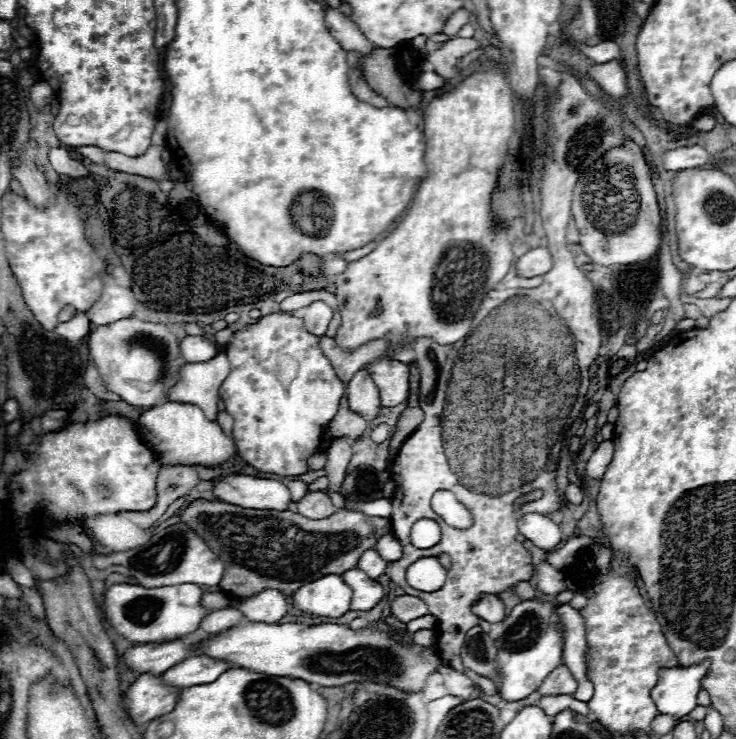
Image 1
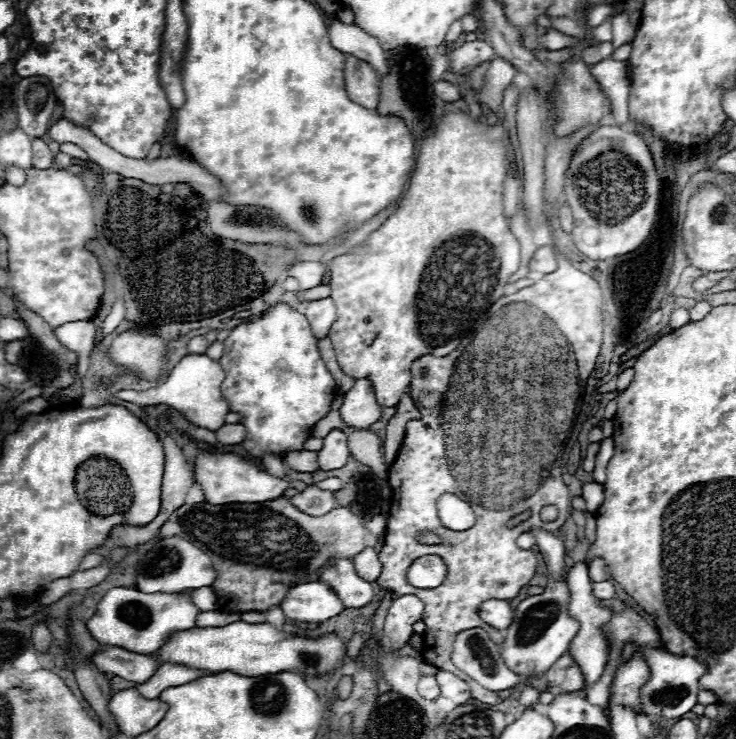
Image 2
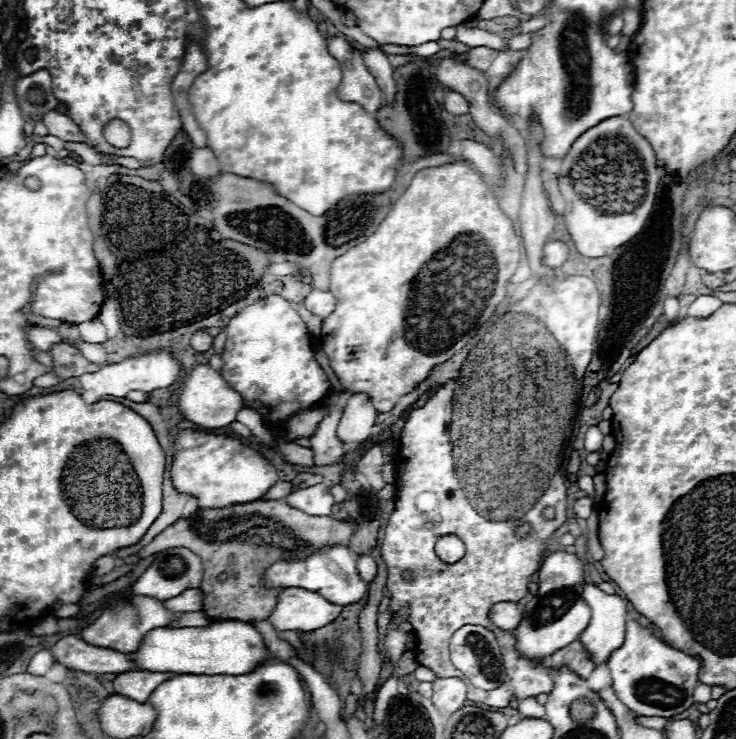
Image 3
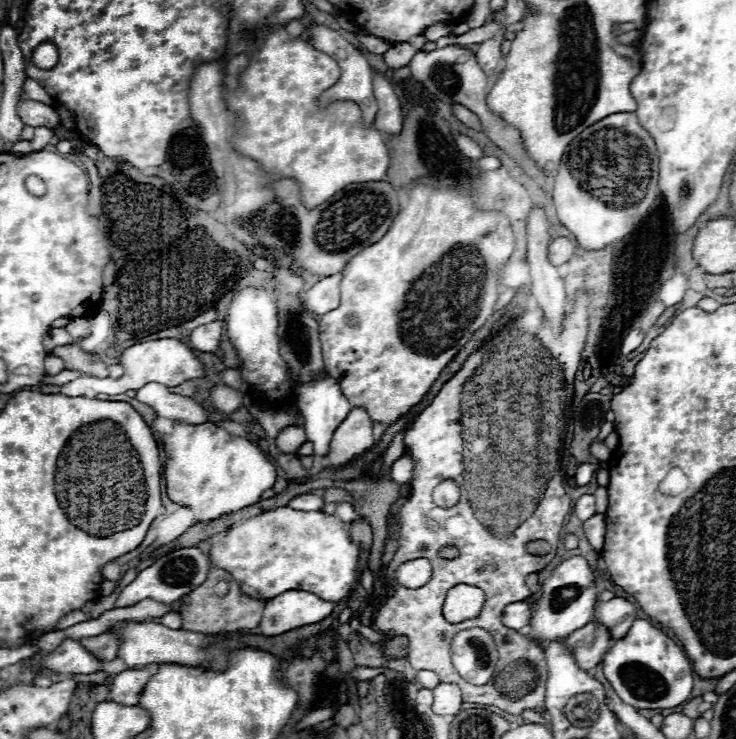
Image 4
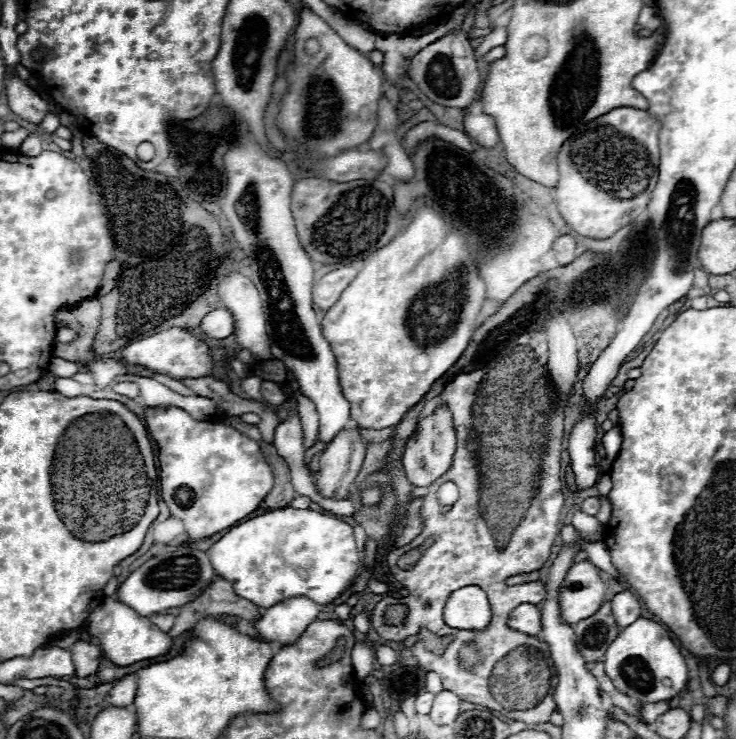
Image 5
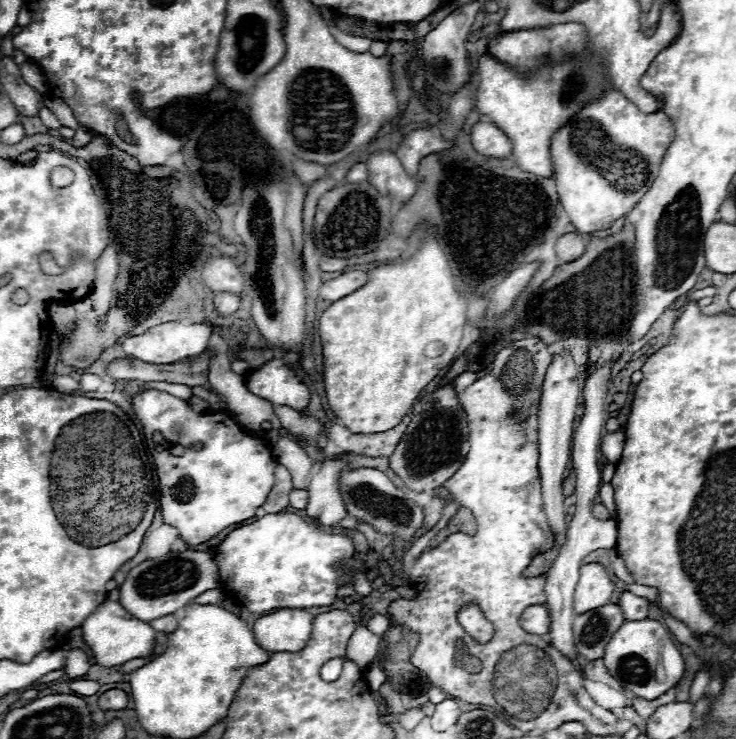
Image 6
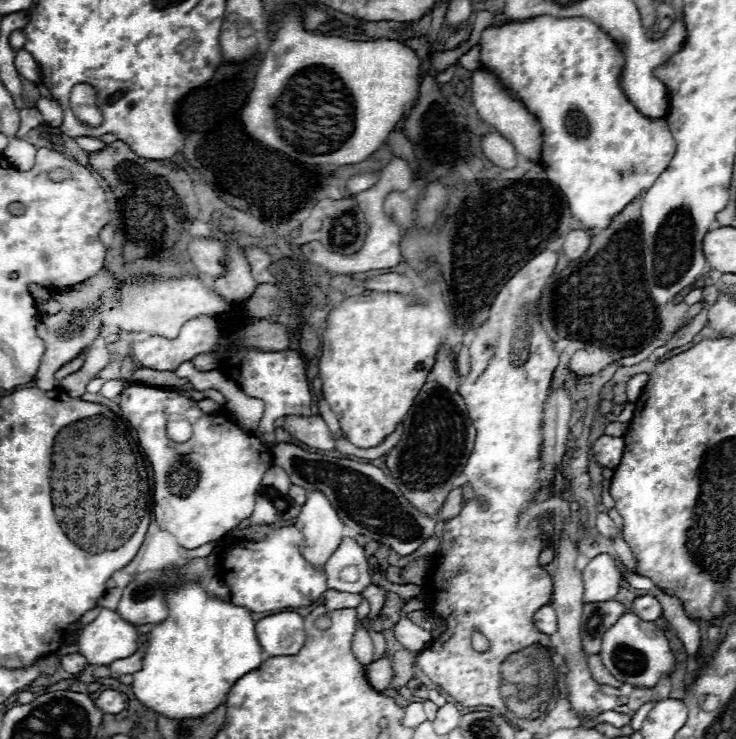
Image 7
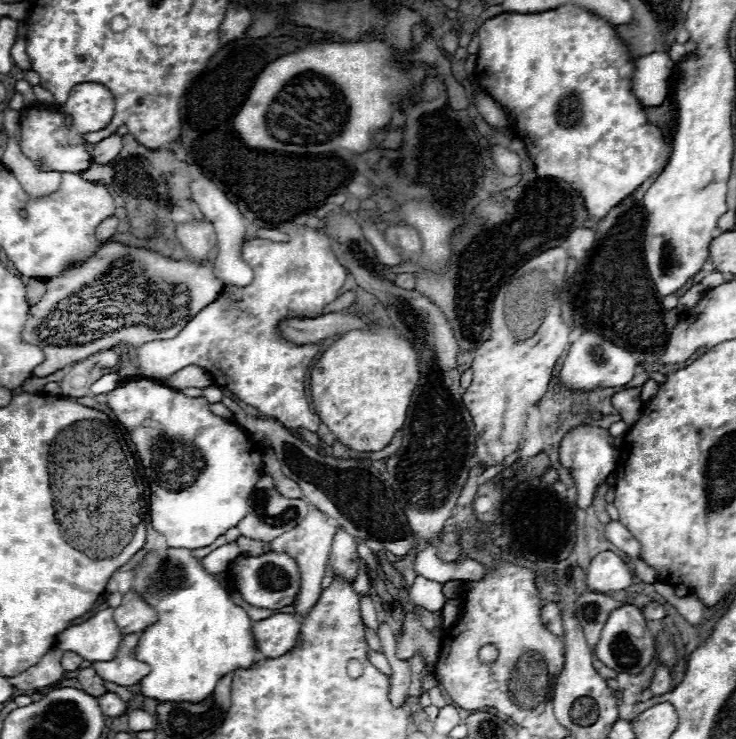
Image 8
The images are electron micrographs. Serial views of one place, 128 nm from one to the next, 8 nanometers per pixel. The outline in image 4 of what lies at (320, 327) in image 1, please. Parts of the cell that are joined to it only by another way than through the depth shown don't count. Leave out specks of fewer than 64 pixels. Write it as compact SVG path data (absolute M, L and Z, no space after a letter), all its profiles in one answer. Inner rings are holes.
M342 272L322 278L320 282L316 282L306 294L304 294L304 306L306 310L310 310L316 316L322 316L330 310L334 310L340 302L340 280L342 280Z

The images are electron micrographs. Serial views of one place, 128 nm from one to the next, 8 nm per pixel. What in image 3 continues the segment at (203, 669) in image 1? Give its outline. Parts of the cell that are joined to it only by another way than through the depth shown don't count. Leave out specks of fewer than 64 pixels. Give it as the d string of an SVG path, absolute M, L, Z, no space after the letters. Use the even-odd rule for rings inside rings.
M142 670L122 672L114 678L114 694L122 694L136 702L146 702L154 688L172 676L174 676L172 672L142 672Z

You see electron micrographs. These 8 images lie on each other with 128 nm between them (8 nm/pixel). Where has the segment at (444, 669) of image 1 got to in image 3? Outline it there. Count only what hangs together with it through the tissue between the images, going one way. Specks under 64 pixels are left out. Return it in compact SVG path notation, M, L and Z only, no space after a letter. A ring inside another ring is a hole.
M438 678L434 682L432 702L446 712L460 710L466 702L466 684L460 678Z

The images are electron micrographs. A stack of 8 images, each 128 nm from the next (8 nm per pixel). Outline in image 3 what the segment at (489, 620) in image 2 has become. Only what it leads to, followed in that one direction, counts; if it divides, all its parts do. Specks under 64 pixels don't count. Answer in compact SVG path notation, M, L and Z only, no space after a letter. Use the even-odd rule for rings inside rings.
M498 602L492 606L490 620L502 630L516 630L522 620L522 606L516 602Z

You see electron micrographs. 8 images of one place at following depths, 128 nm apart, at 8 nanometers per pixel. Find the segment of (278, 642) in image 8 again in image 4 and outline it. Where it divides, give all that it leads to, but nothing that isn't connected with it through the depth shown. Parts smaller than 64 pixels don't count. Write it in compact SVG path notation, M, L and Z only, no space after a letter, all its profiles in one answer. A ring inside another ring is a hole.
M288 590L266 602L260 630L264 636L280 636L294 628L314 624L332 614L336 604L320 600L304 590Z

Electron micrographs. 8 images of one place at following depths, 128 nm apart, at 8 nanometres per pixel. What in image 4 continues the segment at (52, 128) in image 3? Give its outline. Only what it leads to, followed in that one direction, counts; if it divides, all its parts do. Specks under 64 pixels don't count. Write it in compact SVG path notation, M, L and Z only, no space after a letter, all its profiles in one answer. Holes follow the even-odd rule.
M20 100L16 106L16 112L20 116L20 120L28 126L48 126L48 128L56 128L60 124L58 112L42 102L34 102L34 100Z

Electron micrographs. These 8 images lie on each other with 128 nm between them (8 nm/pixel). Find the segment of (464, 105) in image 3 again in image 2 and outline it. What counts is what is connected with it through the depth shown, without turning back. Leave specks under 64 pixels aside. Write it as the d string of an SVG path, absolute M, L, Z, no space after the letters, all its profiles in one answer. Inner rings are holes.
M436 82L434 84L434 92L440 100L444 102L456 102L460 100L460 92L458 92L458 86L450 84L450 82Z

